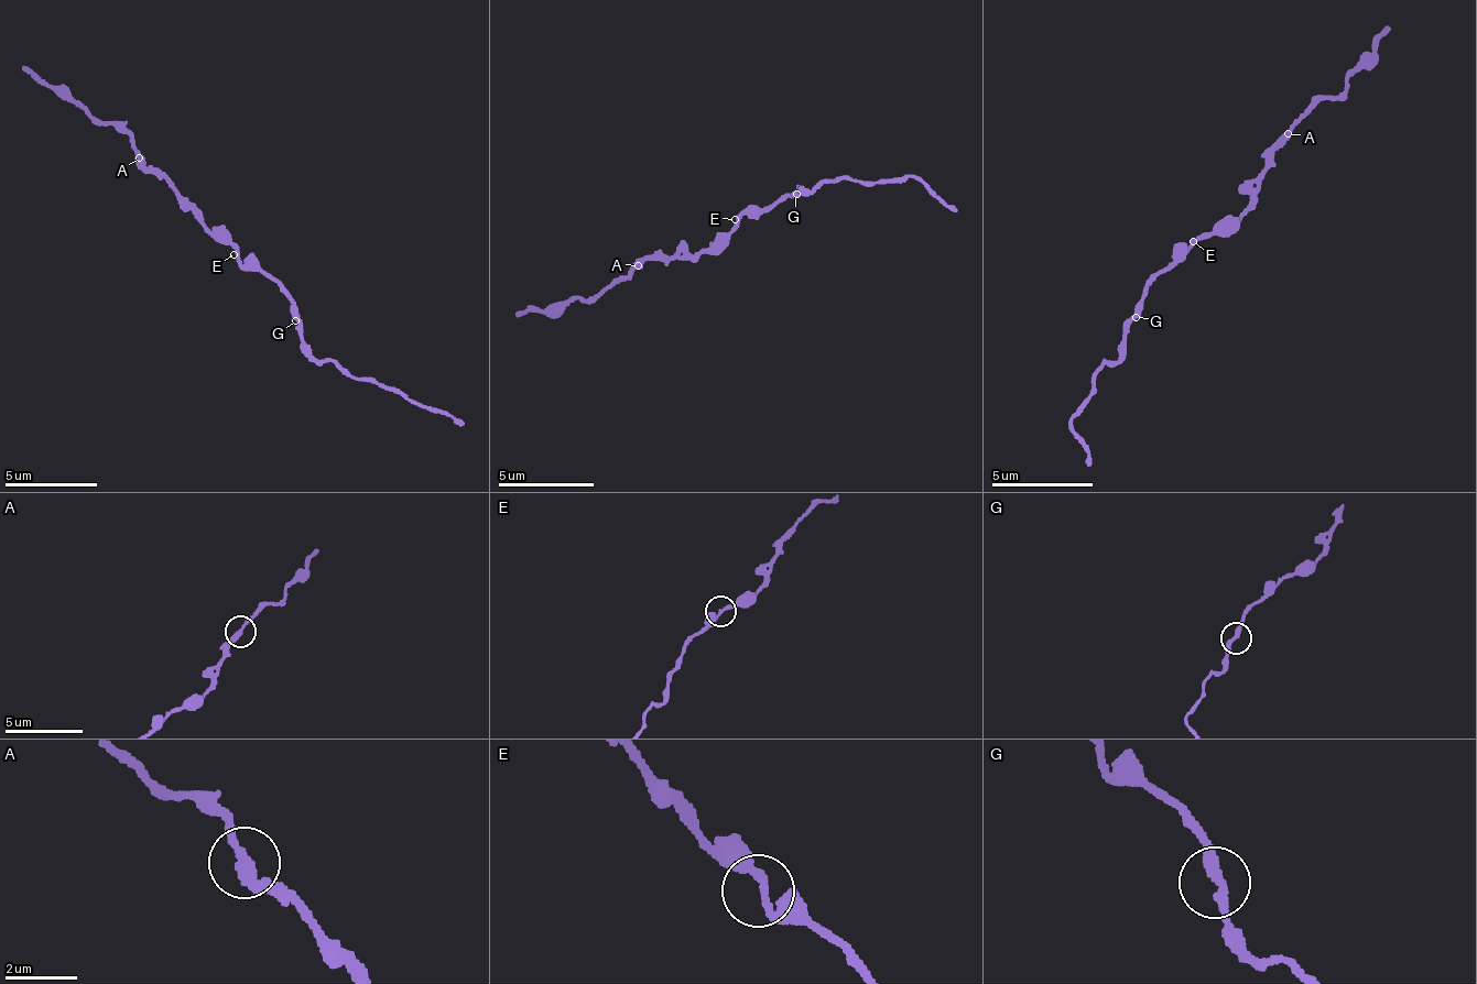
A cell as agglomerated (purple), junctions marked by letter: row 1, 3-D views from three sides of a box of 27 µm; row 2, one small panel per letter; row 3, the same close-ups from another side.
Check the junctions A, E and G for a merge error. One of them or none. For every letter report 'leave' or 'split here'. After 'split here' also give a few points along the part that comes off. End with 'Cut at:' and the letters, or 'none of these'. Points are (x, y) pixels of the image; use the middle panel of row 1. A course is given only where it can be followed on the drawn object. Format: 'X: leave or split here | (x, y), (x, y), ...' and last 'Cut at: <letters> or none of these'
A: leave
E: leave
G: leave
Cut at: none of these

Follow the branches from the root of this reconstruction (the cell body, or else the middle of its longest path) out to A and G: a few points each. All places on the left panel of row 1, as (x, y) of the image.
A: (239, 254), (236, 248), (219, 243), (212, 231), (207, 231), (170, 184), (161, 175), (152, 174), (140, 156)
G: (239, 254), (242, 260), (256, 261), (263, 272), (272, 273), (292, 306), (295, 320)

